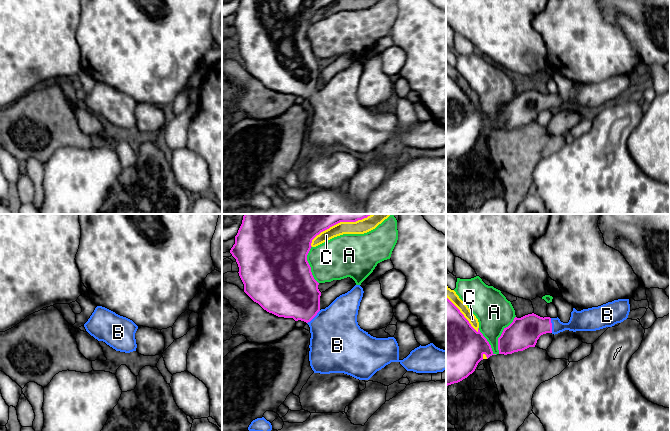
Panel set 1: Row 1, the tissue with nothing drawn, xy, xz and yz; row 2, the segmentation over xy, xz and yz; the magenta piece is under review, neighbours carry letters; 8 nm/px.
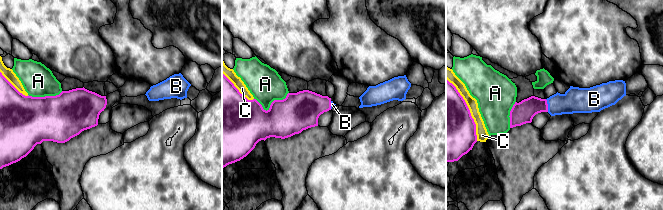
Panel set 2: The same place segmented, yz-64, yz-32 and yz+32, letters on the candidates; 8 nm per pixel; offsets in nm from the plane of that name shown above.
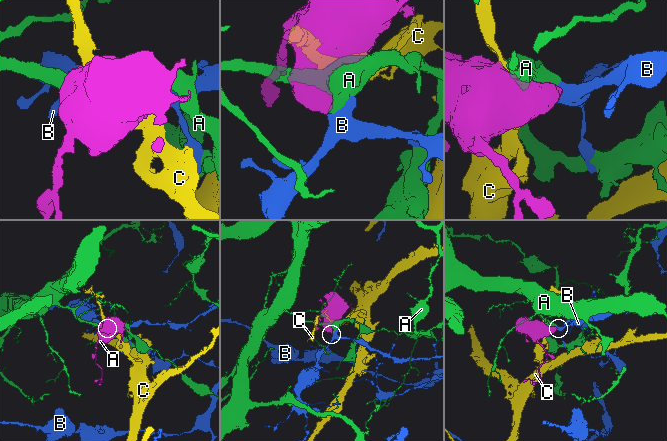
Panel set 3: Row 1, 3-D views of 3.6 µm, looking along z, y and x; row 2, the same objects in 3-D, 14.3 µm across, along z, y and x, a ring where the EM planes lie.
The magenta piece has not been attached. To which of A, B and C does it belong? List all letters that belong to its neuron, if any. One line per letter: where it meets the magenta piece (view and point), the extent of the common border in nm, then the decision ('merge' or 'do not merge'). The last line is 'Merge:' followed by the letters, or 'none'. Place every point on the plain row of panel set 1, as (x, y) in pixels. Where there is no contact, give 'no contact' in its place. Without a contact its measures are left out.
A: yz (501, 111) | 340 nm | do not merge
B: yz (551, 101) | 120 nm | merge
C: yz (462, 90) | 380 nm | do not merge
Merge: B

